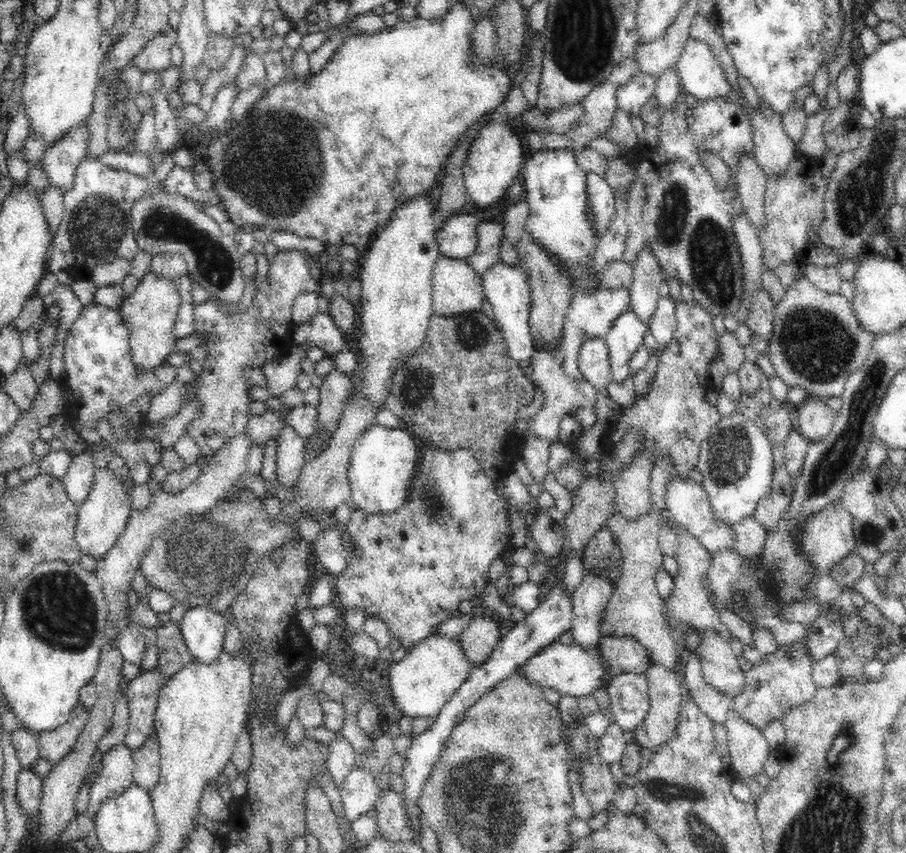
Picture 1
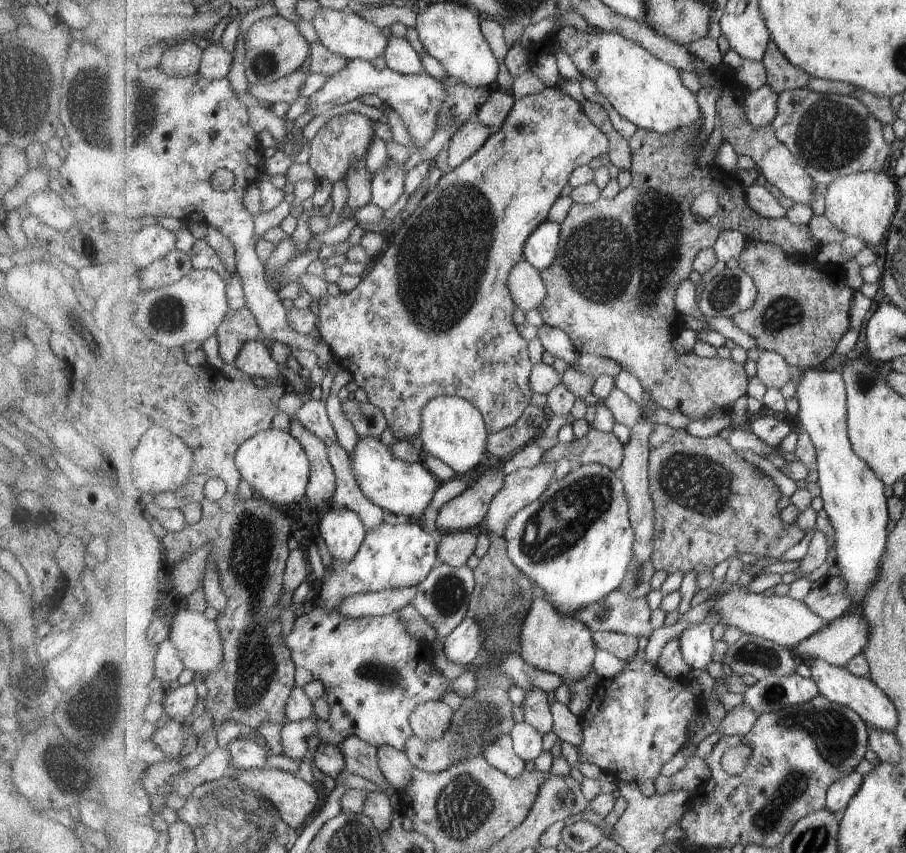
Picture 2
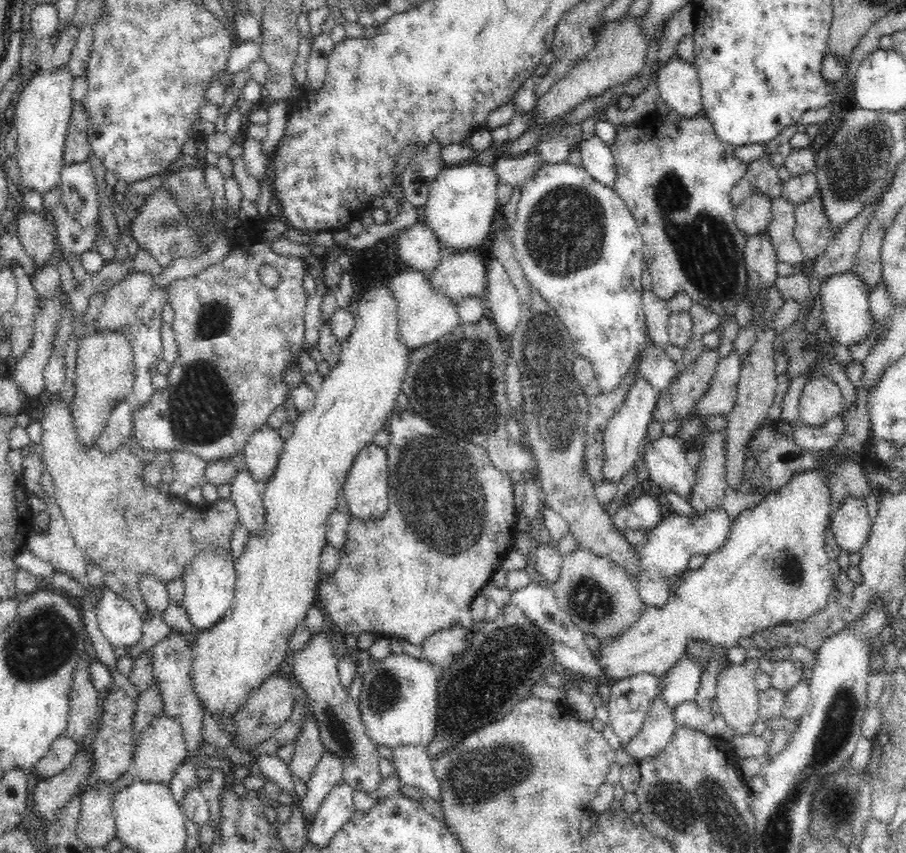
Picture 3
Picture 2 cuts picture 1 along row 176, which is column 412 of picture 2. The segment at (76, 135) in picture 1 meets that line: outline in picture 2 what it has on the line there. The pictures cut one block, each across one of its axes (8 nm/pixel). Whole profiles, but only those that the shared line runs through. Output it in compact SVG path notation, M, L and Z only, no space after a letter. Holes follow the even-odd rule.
M391 36L383 57L387 67L404 75L416 75L426 71L420 54L407 37Z

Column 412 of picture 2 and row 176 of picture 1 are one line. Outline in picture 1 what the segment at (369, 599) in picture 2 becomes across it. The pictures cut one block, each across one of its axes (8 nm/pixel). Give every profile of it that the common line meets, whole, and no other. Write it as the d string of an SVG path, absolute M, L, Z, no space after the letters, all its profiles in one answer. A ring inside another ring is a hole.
M590 171L587 179L588 193L590 193L588 207L592 218L595 218L596 231L602 236L615 211L614 192L612 186L606 182L606 179L600 178L599 174Z

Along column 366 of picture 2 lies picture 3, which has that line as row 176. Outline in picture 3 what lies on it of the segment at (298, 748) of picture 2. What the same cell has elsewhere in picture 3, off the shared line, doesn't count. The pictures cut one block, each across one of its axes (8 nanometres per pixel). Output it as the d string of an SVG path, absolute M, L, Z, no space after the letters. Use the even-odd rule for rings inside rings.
M670 109L664 117L666 120L656 138L644 142L640 142L640 130L636 126L616 126L616 138L610 146L617 166L613 189L638 222L645 264L652 277L651 290L665 301L678 292L686 292L693 303L712 308L723 321L734 317L748 280L743 254L748 237L736 226L731 201L732 187L744 174L746 163L735 156L733 146L716 138L712 125L702 114L684 118Z

